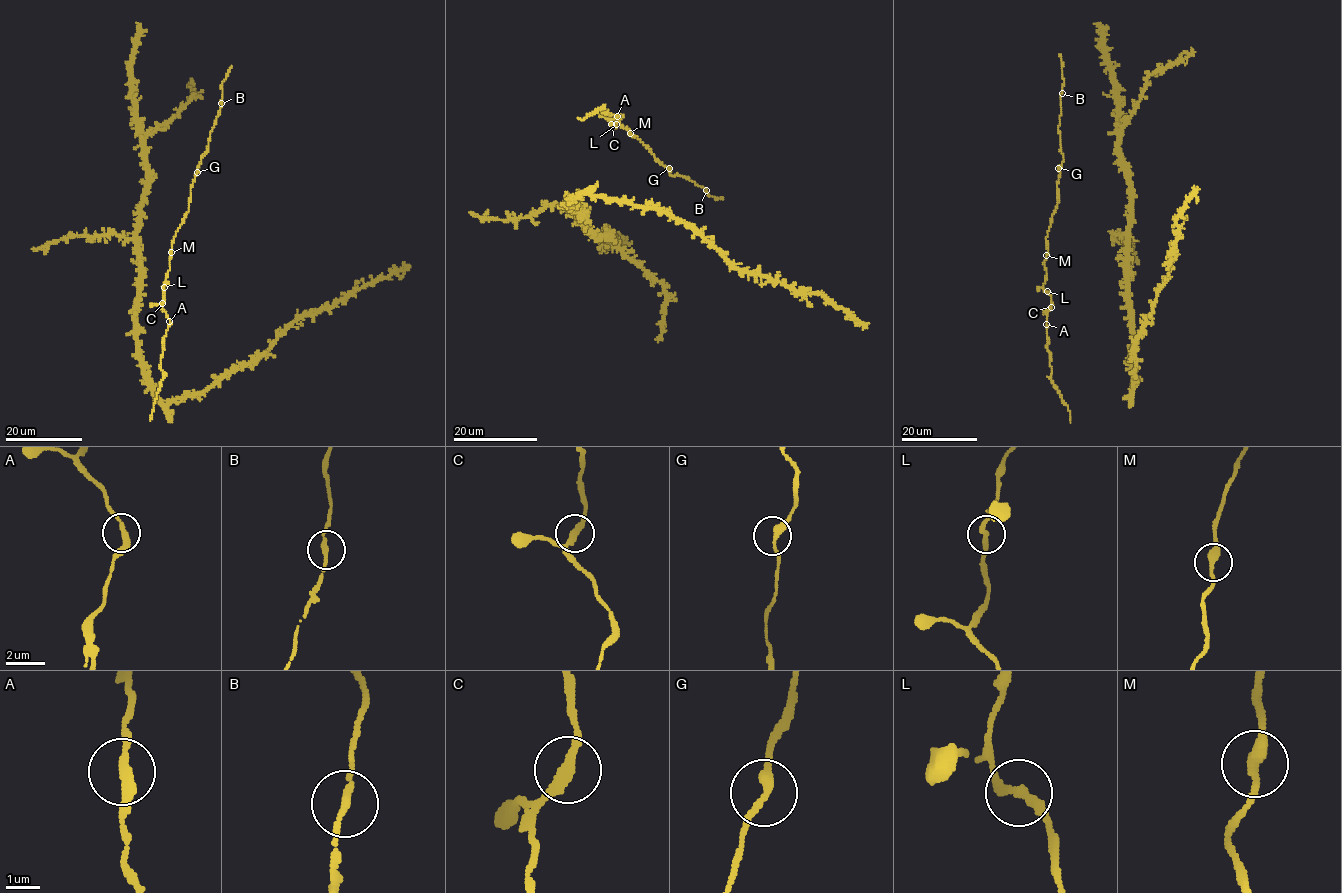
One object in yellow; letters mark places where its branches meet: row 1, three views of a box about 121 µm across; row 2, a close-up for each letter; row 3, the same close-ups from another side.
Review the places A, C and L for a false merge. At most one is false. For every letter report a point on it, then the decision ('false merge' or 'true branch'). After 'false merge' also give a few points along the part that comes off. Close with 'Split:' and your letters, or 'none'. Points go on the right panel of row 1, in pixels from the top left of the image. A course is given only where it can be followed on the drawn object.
A: (1046, 324) | true branch
C: (1051, 307) | true branch
L: (1047, 291) | true branch
Split: none

